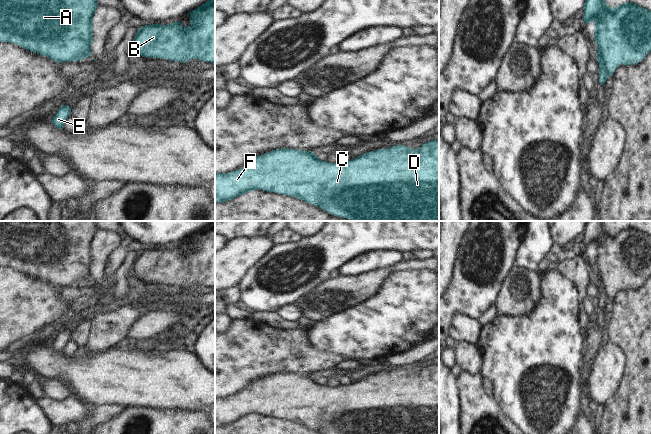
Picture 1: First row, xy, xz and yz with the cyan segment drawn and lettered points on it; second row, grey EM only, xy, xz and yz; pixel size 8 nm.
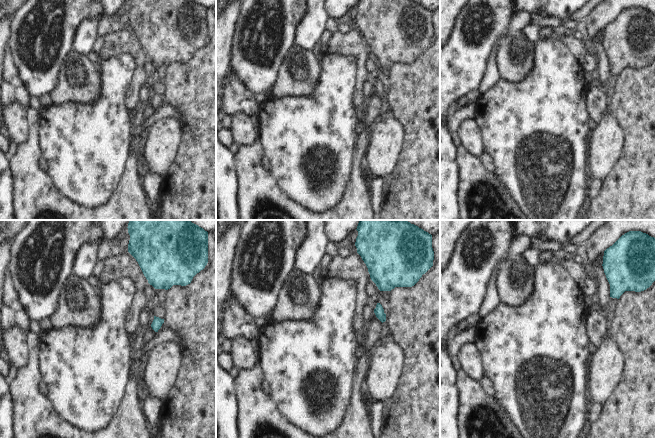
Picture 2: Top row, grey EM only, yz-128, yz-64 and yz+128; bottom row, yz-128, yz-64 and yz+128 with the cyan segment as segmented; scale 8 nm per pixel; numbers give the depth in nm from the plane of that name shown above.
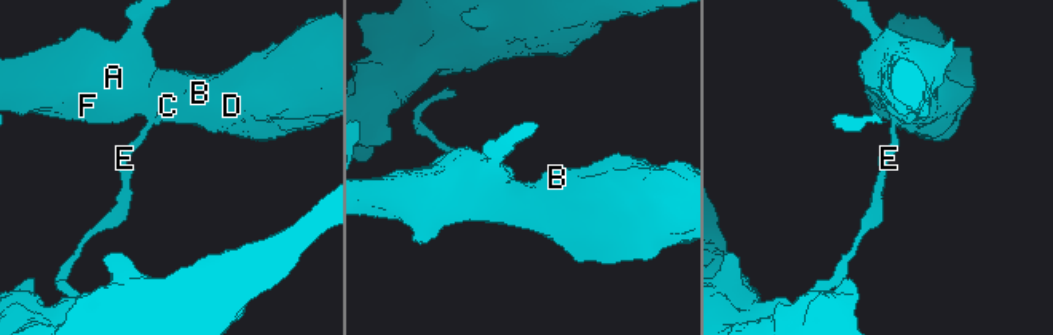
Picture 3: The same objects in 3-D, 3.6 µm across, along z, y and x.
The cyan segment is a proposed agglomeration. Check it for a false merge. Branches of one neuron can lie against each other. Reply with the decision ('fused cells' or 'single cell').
fused cells

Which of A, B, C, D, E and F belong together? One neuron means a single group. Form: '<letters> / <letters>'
A B C D F / E

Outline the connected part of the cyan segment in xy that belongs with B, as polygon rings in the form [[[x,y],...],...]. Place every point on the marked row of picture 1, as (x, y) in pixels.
[[[208,0],[188,13],[190,26],[184,27],[179,21],[172,24],[145,25],[137,30],[133,45],[142,57],[162,58],[178,62],[190,59],[209,61],[215,64],[215,0]]]

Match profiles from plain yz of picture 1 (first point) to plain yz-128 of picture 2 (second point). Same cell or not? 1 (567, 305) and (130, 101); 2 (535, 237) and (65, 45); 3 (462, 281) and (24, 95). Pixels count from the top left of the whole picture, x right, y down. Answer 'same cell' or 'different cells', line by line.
1: different cells
2: different cells
3: different cells

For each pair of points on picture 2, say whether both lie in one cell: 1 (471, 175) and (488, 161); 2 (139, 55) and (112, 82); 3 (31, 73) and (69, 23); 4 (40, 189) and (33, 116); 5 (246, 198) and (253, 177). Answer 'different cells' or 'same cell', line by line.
1: different cells
2: different cells
3: same cell
4: same cell
5: same cell

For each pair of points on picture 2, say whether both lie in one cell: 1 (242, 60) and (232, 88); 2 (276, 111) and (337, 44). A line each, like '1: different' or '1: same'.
1: different
2: different

